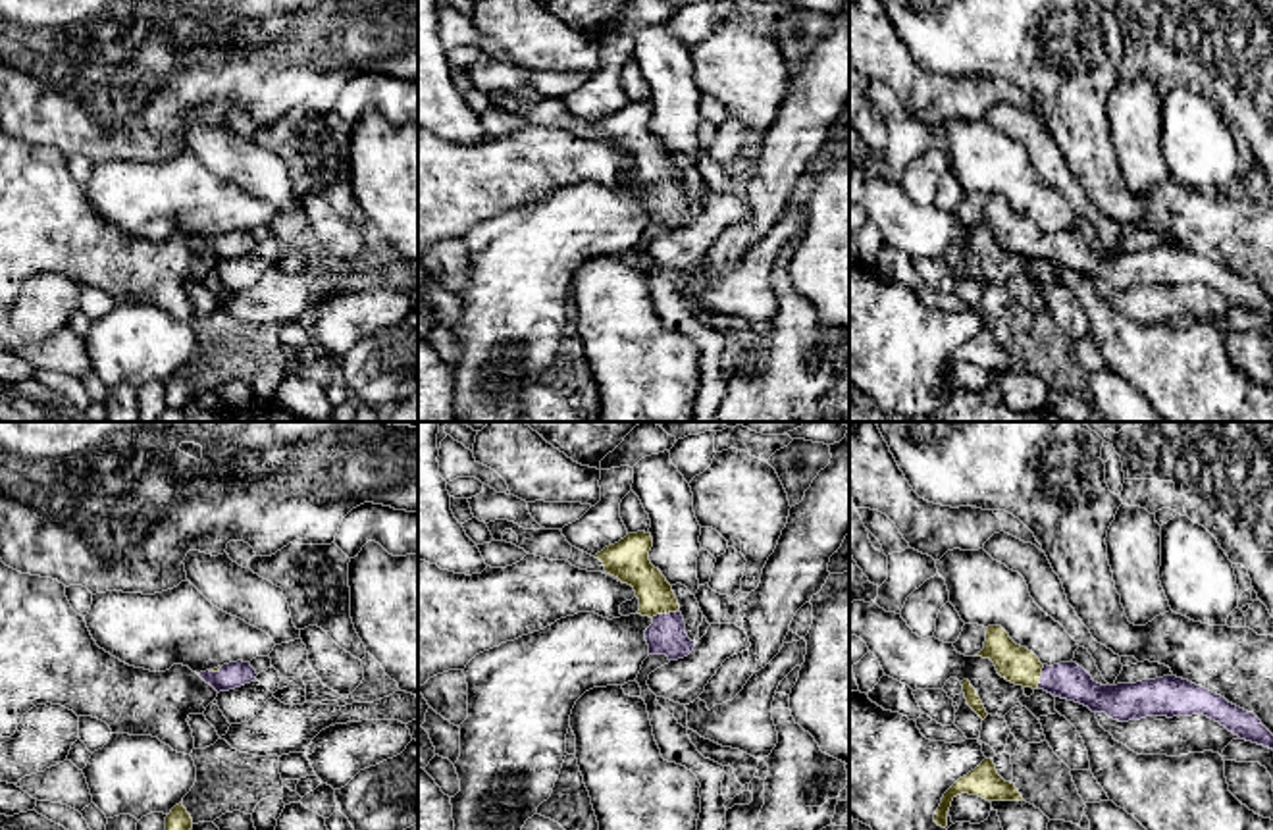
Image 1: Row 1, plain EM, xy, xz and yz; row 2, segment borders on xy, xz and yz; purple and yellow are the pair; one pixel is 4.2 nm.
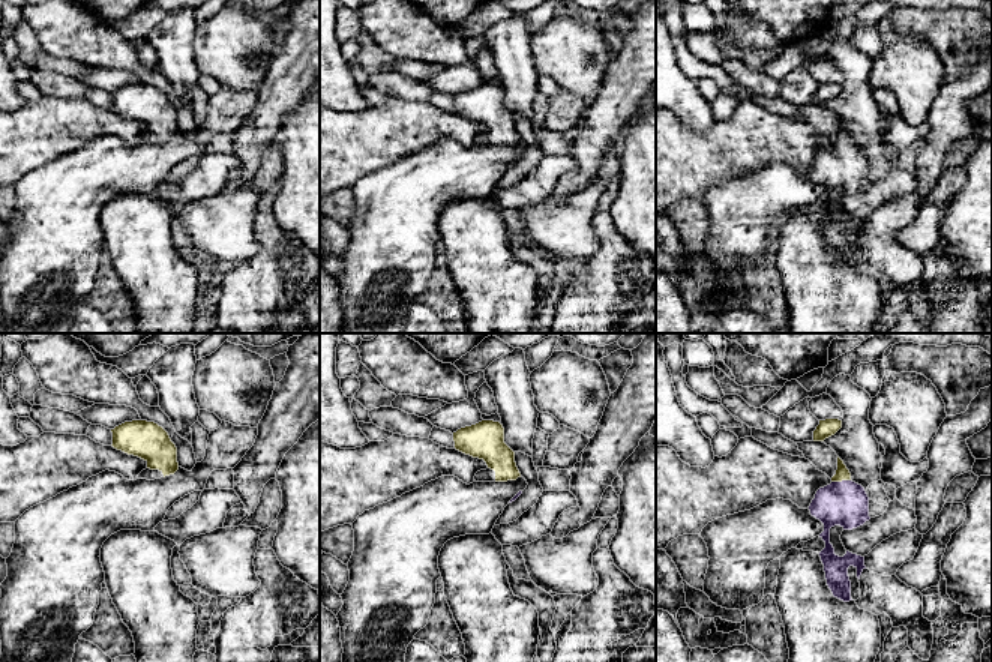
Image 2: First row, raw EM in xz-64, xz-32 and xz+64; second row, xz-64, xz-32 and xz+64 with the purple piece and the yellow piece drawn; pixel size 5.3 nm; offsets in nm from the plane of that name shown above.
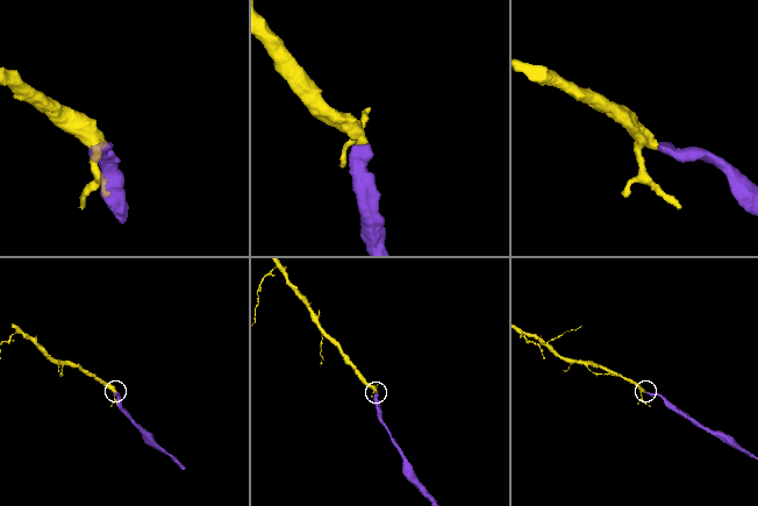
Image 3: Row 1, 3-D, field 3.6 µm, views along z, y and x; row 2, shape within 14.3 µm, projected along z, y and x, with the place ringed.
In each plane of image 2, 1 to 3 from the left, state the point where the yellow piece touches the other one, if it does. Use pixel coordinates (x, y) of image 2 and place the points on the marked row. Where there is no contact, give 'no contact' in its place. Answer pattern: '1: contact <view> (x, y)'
1: no contact
2: no contact
3: contact xz+64 (842, 481)

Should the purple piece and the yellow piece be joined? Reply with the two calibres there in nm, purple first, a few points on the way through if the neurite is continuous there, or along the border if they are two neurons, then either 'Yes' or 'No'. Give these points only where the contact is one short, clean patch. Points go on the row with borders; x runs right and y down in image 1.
Thickness 160 nm (purple) against 150 nm. Path across: xz (667, 636), (665, 615), (653, 590), (632, 565). Yes

